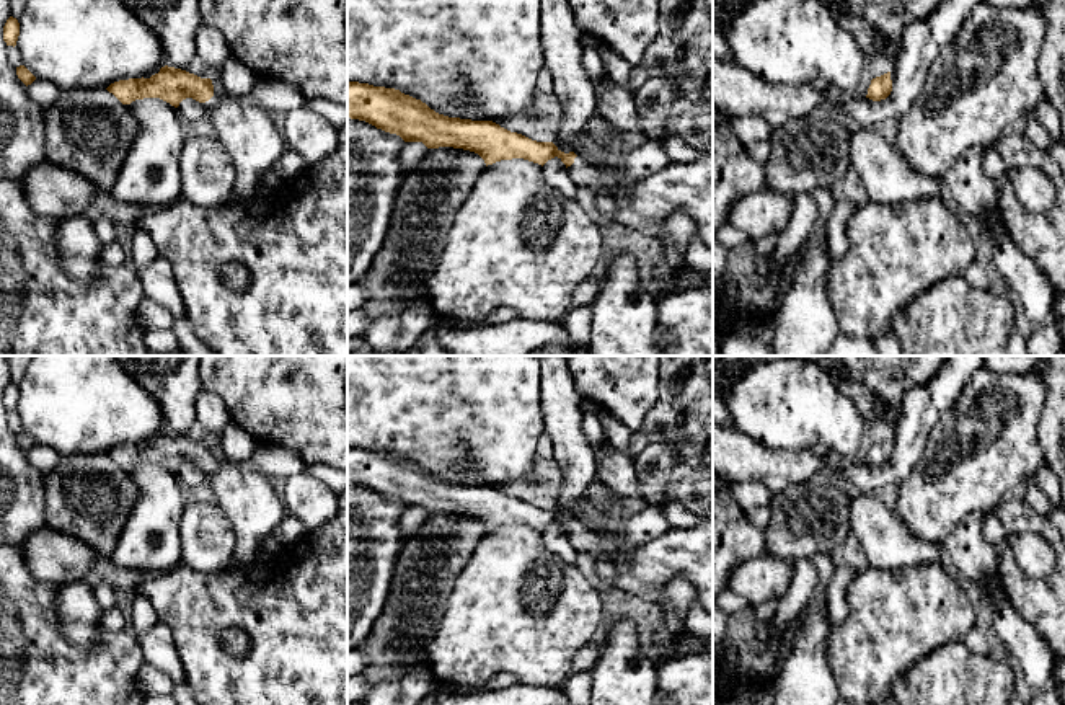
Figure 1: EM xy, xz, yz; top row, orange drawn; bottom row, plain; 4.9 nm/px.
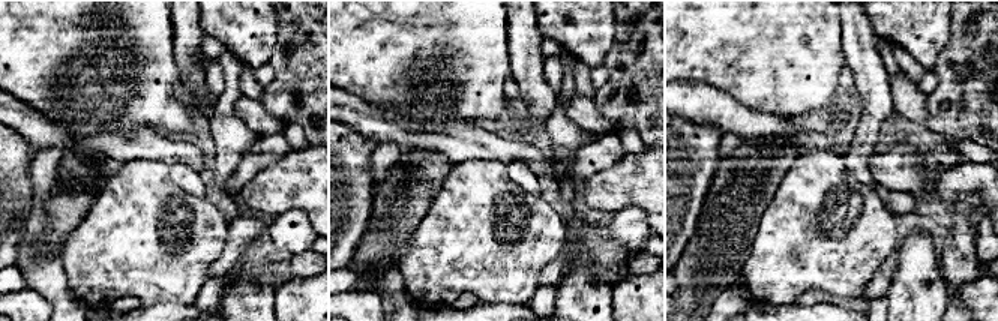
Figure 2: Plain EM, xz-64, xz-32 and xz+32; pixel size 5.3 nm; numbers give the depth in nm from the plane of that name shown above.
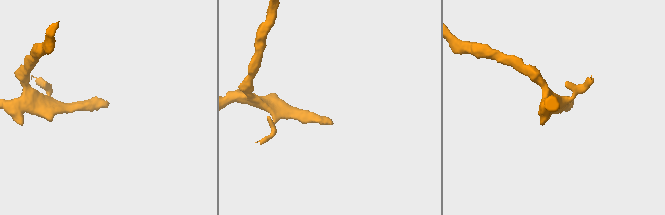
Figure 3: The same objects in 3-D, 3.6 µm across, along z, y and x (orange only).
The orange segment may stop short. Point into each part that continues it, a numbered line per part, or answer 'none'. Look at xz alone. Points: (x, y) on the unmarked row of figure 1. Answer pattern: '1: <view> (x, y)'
1: xz (596, 537)

